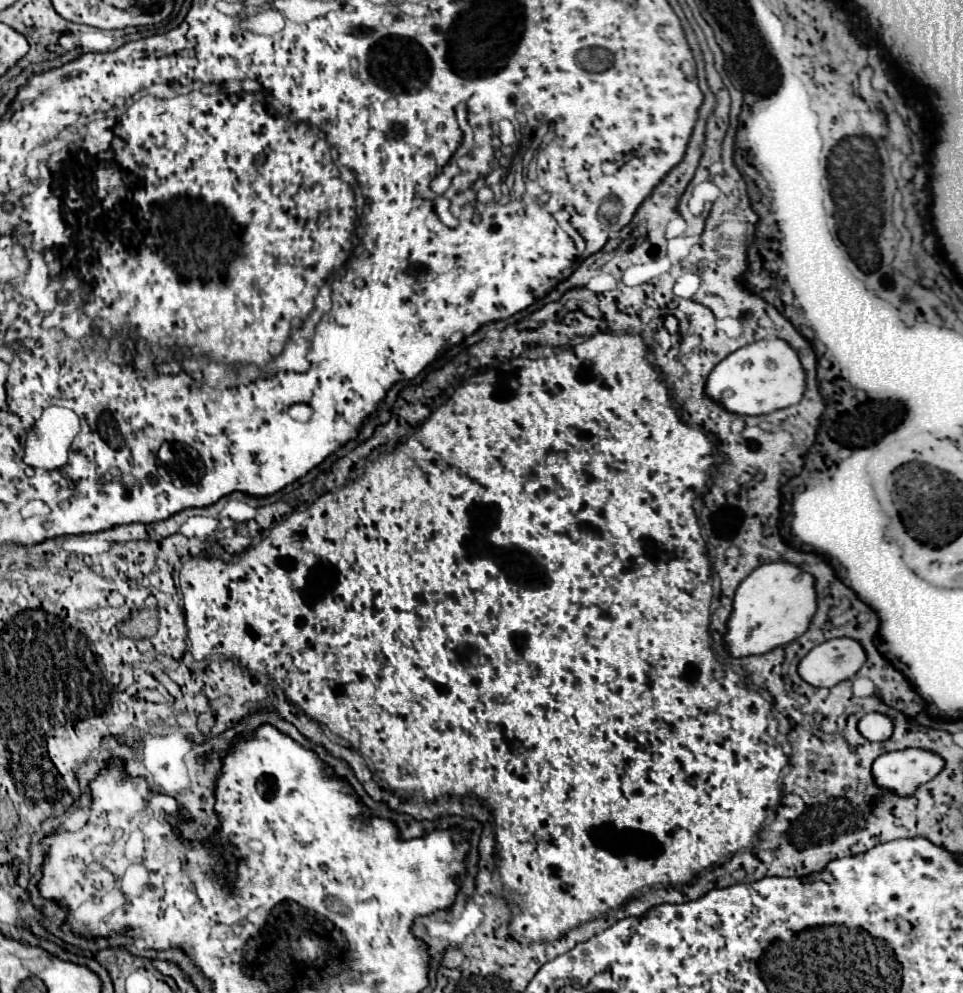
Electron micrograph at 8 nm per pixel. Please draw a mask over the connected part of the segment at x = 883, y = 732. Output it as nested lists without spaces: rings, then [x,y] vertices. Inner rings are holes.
[[[869,712],[859,720],[859,732],[873,742],[883,742],[893,734],[893,720],[881,712]]]

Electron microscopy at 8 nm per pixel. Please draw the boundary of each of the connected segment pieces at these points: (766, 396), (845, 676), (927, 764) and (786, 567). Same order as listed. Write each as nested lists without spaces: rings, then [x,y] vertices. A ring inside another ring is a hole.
[[[765,338],[747,344],[721,360],[709,374],[705,392],[733,414],[759,416],[799,404],[805,394],[805,384],[805,370],[801,368],[801,360],[789,342],[781,338]]]
[[[833,638],[815,646],[801,662],[799,674],[811,686],[831,688],[853,678],[865,662],[865,650],[853,638]]]
[[[905,748],[885,752],[873,762],[873,778],[881,788],[889,788],[901,796],[913,796],[915,790],[937,776],[945,760],[923,748]]]
[[[785,560],[761,564],[737,588],[733,614],[729,618],[729,632],[725,634],[727,648],[733,656],[765,654],[777,646],[793,642],[807,628],[817,608],[815,580],[795,564]]]

